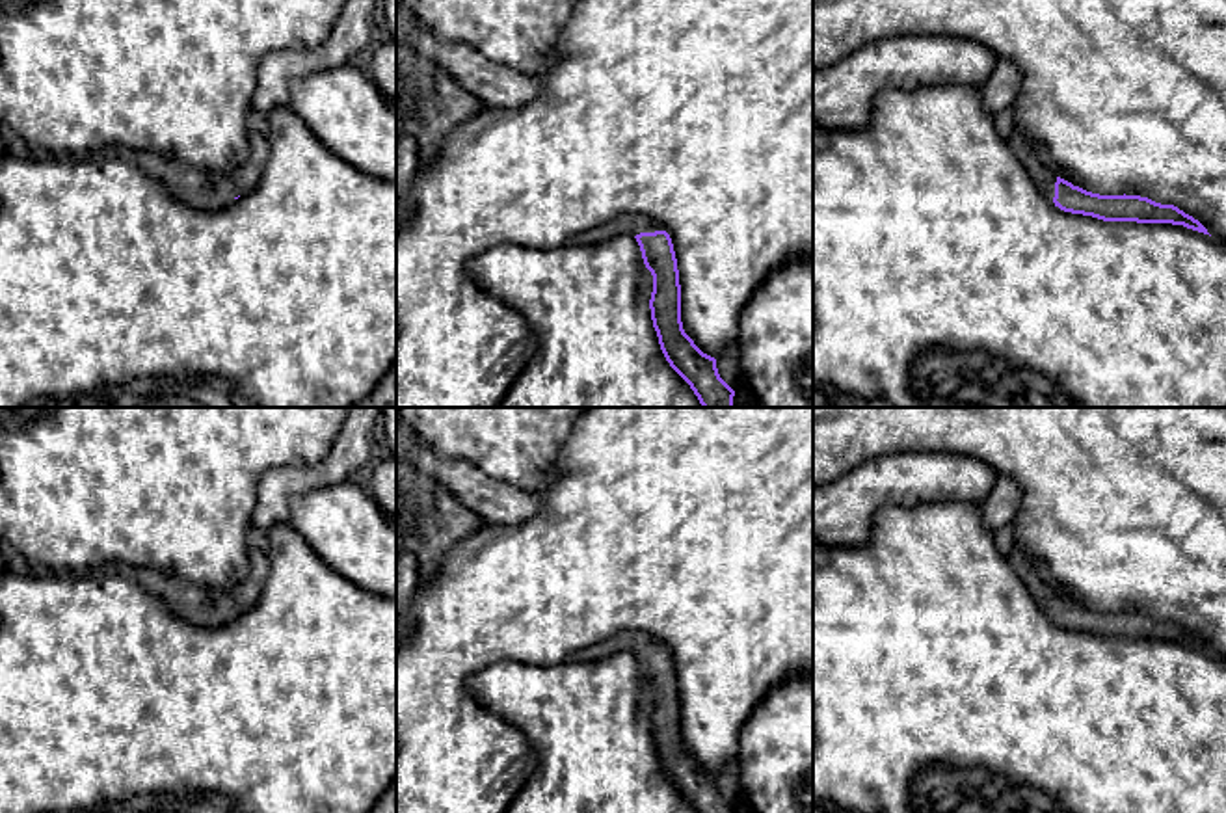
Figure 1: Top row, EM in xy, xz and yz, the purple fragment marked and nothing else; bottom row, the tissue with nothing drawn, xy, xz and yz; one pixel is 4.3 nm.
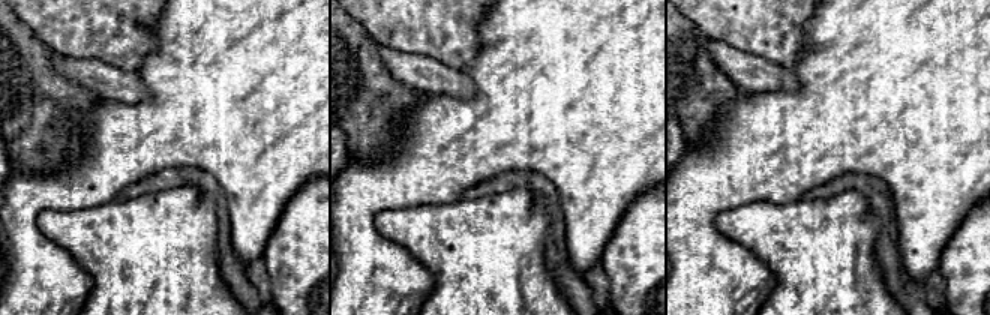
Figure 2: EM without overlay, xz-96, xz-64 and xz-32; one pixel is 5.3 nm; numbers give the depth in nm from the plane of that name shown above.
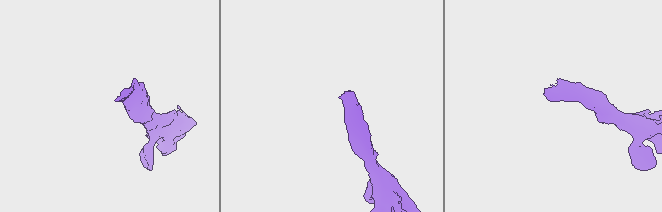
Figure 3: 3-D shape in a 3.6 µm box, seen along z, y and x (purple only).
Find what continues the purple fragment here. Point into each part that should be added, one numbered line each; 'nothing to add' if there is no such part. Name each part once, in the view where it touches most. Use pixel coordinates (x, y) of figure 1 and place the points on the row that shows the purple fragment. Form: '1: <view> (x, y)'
1: xz (629, 224)

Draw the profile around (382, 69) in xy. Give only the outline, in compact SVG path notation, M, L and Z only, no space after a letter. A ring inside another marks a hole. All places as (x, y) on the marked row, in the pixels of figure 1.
M396 39L374 47L368 76L380 93L396 106Z

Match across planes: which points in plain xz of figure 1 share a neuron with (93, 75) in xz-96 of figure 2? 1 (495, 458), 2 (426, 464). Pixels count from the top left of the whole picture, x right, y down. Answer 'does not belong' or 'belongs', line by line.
1: does not belong
2: belongs

